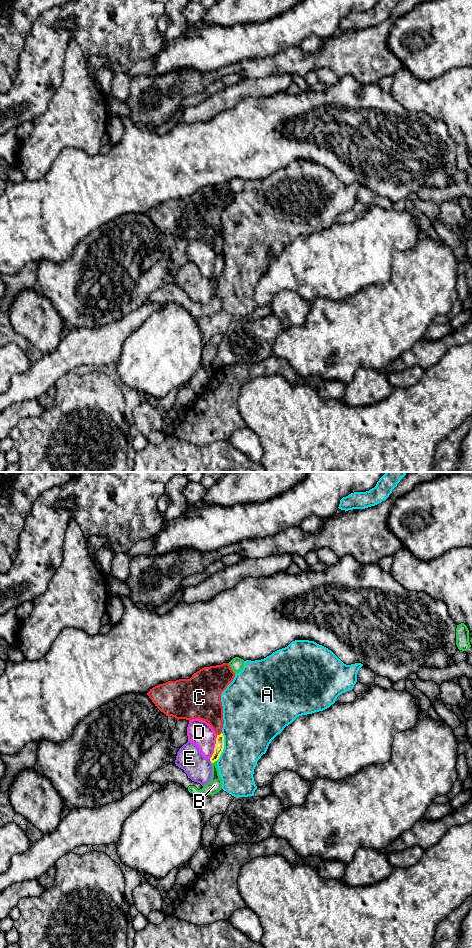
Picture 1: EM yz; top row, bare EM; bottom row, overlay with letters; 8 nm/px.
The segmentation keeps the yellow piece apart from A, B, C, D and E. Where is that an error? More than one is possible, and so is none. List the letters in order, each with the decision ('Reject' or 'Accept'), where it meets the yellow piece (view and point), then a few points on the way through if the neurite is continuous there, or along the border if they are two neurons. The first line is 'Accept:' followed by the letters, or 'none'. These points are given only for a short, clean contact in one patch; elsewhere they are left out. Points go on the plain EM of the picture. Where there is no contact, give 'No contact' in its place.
Accept: none
A: Reject. Touches yellow at yz (223, 266)
B: Reject. Touches yellow at yz (214, 281). Boundary: yz (217, 279), (212, 283)
C: Reject. Touches yellow at yz (220, 254). Boundary: yz (221, 252), (217, 255)
D: Reject. Touches yellow at yz (215, 267)
E: Reject. Touches yellow at yz (210, 280)

